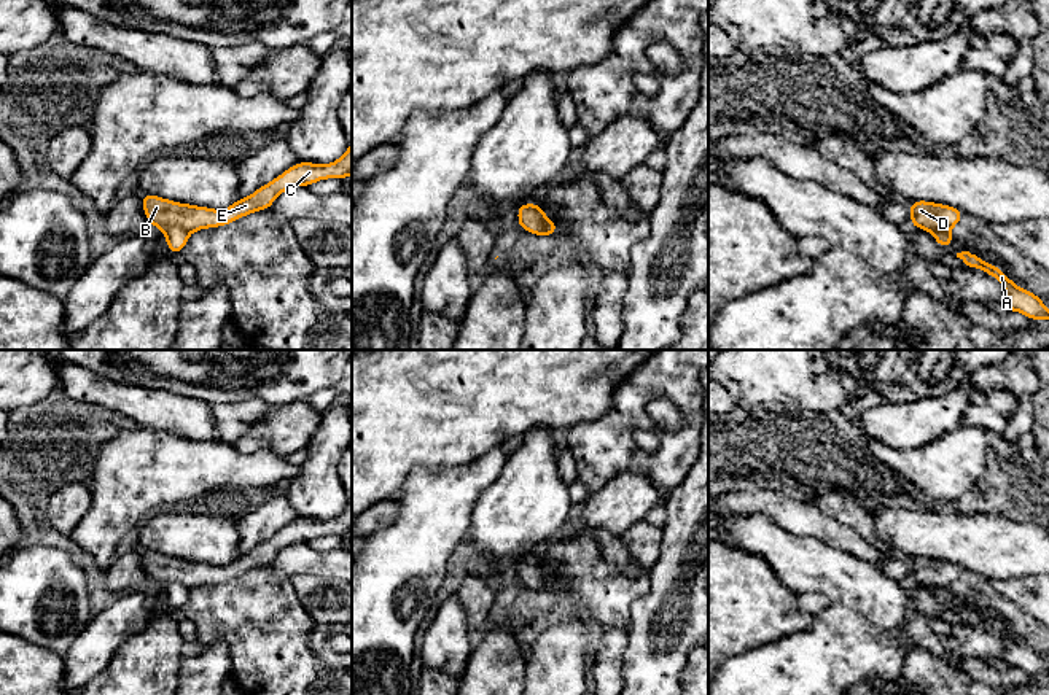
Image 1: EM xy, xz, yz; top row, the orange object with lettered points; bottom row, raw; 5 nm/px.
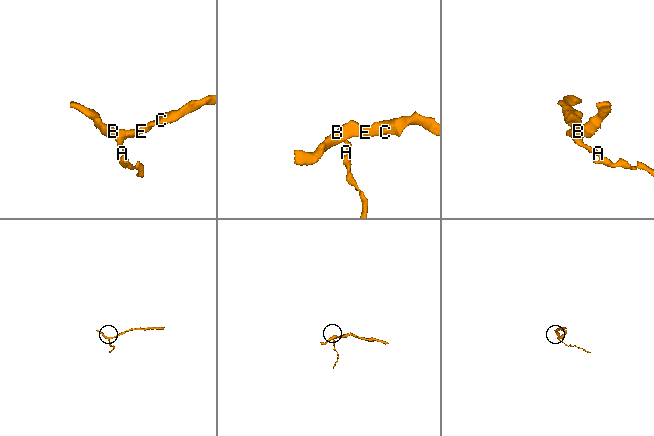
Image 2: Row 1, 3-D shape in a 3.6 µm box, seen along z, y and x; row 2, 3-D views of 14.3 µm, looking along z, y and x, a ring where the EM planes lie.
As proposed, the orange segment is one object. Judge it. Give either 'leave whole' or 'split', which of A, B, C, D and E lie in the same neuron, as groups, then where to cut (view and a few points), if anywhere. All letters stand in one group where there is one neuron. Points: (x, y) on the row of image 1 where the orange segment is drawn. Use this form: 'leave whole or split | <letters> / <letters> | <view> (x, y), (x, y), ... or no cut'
split | A / B C D E | xz (532, 204), (540, 215), (540, 234)

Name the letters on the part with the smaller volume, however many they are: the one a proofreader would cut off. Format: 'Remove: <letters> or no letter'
Remove: A

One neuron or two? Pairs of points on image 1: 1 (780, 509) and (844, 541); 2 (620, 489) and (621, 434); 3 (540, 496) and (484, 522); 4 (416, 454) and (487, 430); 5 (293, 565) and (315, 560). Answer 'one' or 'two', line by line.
1: one
2: two
3: one
4: one
5: one

